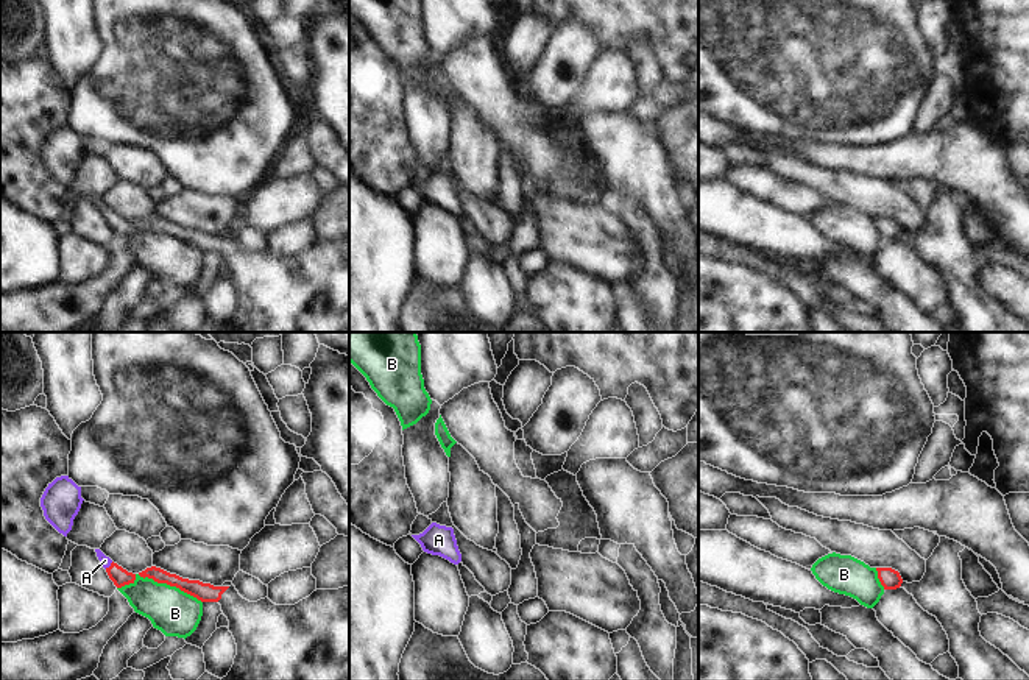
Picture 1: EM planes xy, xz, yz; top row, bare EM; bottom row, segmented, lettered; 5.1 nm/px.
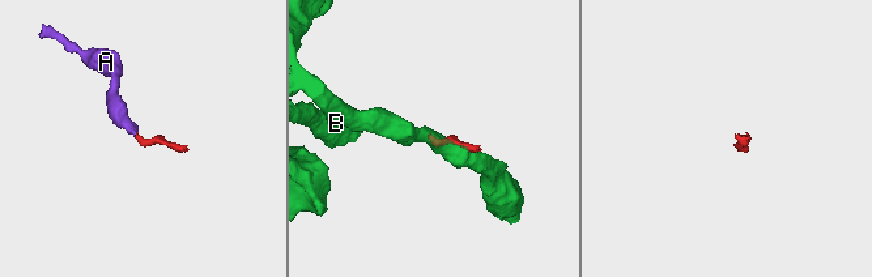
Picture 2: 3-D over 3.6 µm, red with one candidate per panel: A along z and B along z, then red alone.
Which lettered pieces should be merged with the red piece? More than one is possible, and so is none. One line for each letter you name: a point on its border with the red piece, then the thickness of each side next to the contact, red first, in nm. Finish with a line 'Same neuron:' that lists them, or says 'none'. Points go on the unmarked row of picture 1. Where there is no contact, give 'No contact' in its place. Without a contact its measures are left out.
A: Touches red at xy (109, 217). Thickness 90 nm (red) against 50 nm
Same neuron: A.

